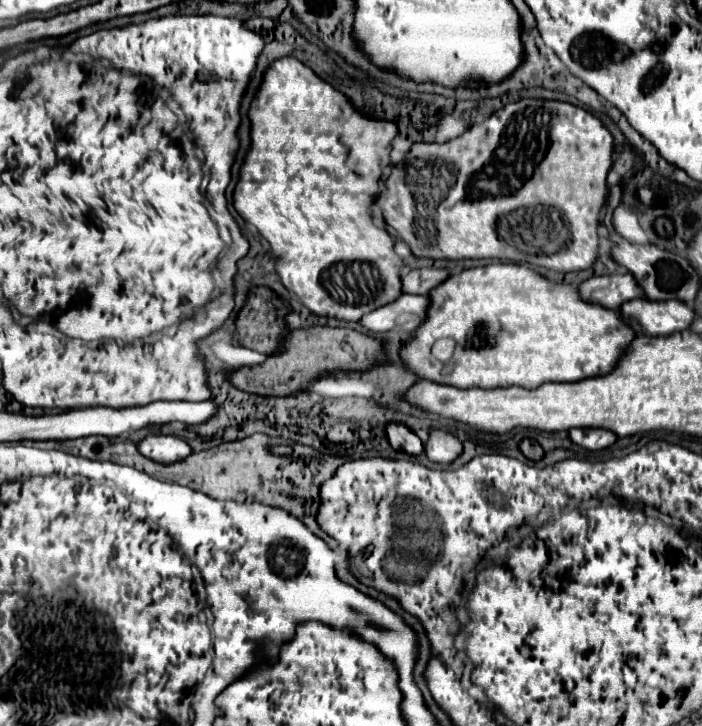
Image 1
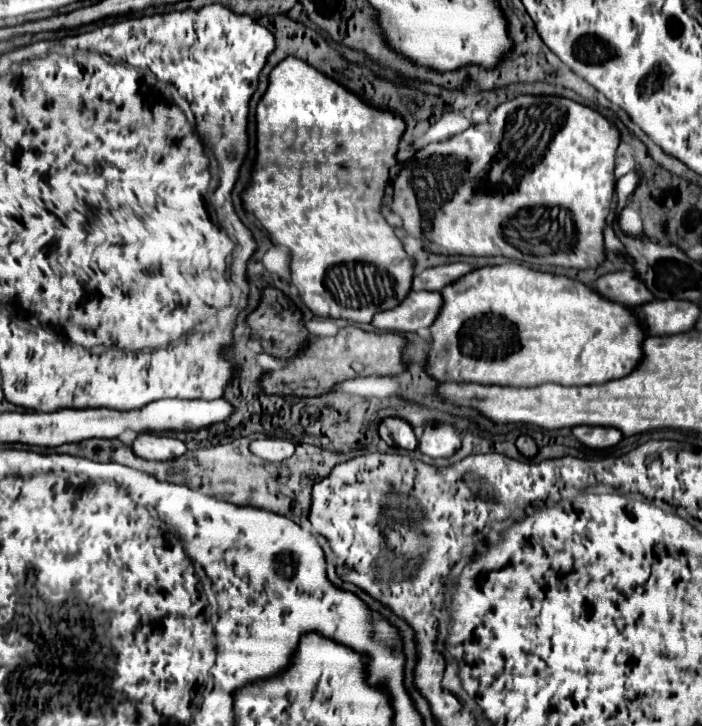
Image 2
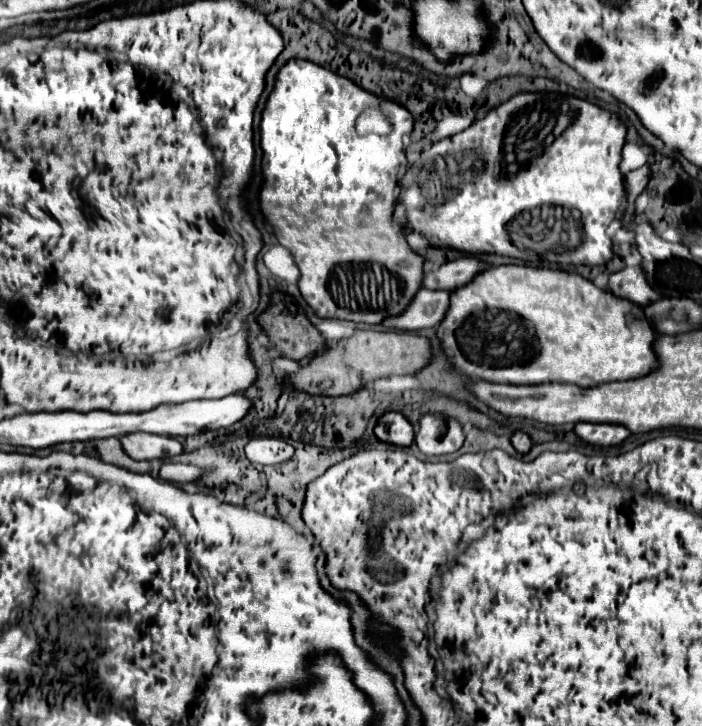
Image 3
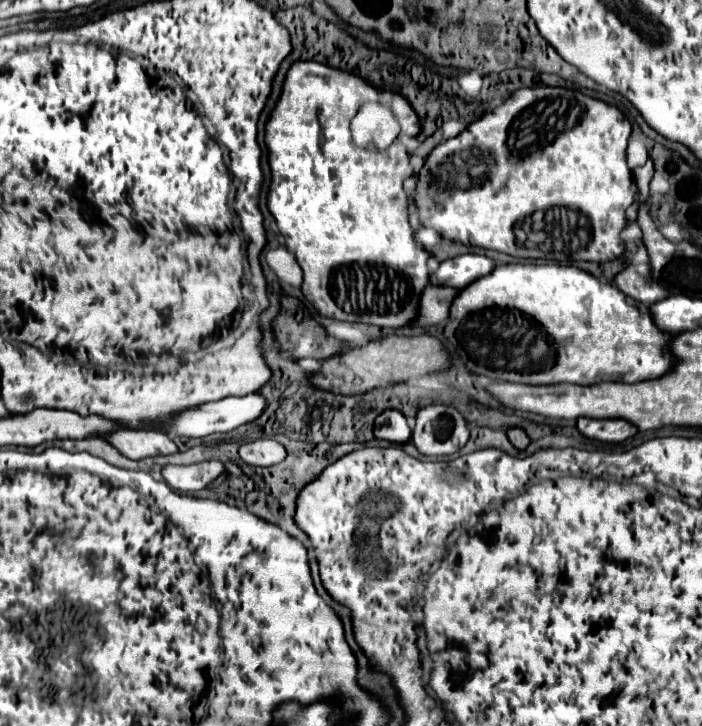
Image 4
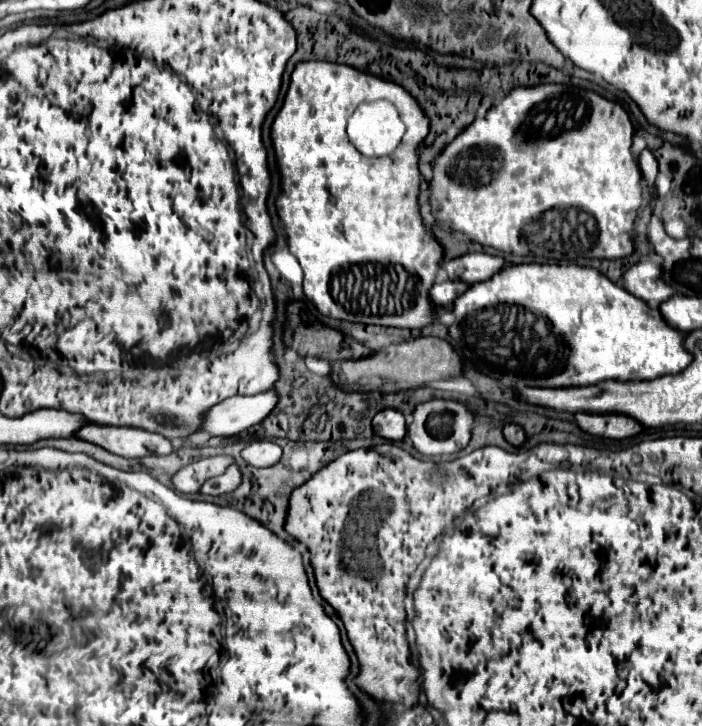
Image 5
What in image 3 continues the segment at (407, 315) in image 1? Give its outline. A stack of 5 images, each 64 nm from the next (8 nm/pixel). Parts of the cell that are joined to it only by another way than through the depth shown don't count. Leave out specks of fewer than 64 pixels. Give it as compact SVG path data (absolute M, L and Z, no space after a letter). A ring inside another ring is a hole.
M422 288L416 294L416 298L412 300L410 310L404 312L412 320L402 320L402 318L394 316L392 320L384 320L384 326L398 328L398 330L434 328L434 326L438 326L444 320L448 306L450 306L450 292L448 290L428 290L428 288Z

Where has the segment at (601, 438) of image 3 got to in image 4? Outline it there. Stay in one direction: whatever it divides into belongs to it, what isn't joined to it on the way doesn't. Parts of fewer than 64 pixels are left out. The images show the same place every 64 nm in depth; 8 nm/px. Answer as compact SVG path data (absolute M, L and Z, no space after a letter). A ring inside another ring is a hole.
M580 418L576 426L584 436L600 440L600 442L624 442L626 438L630 438L638 432L638 428L626 420Z

